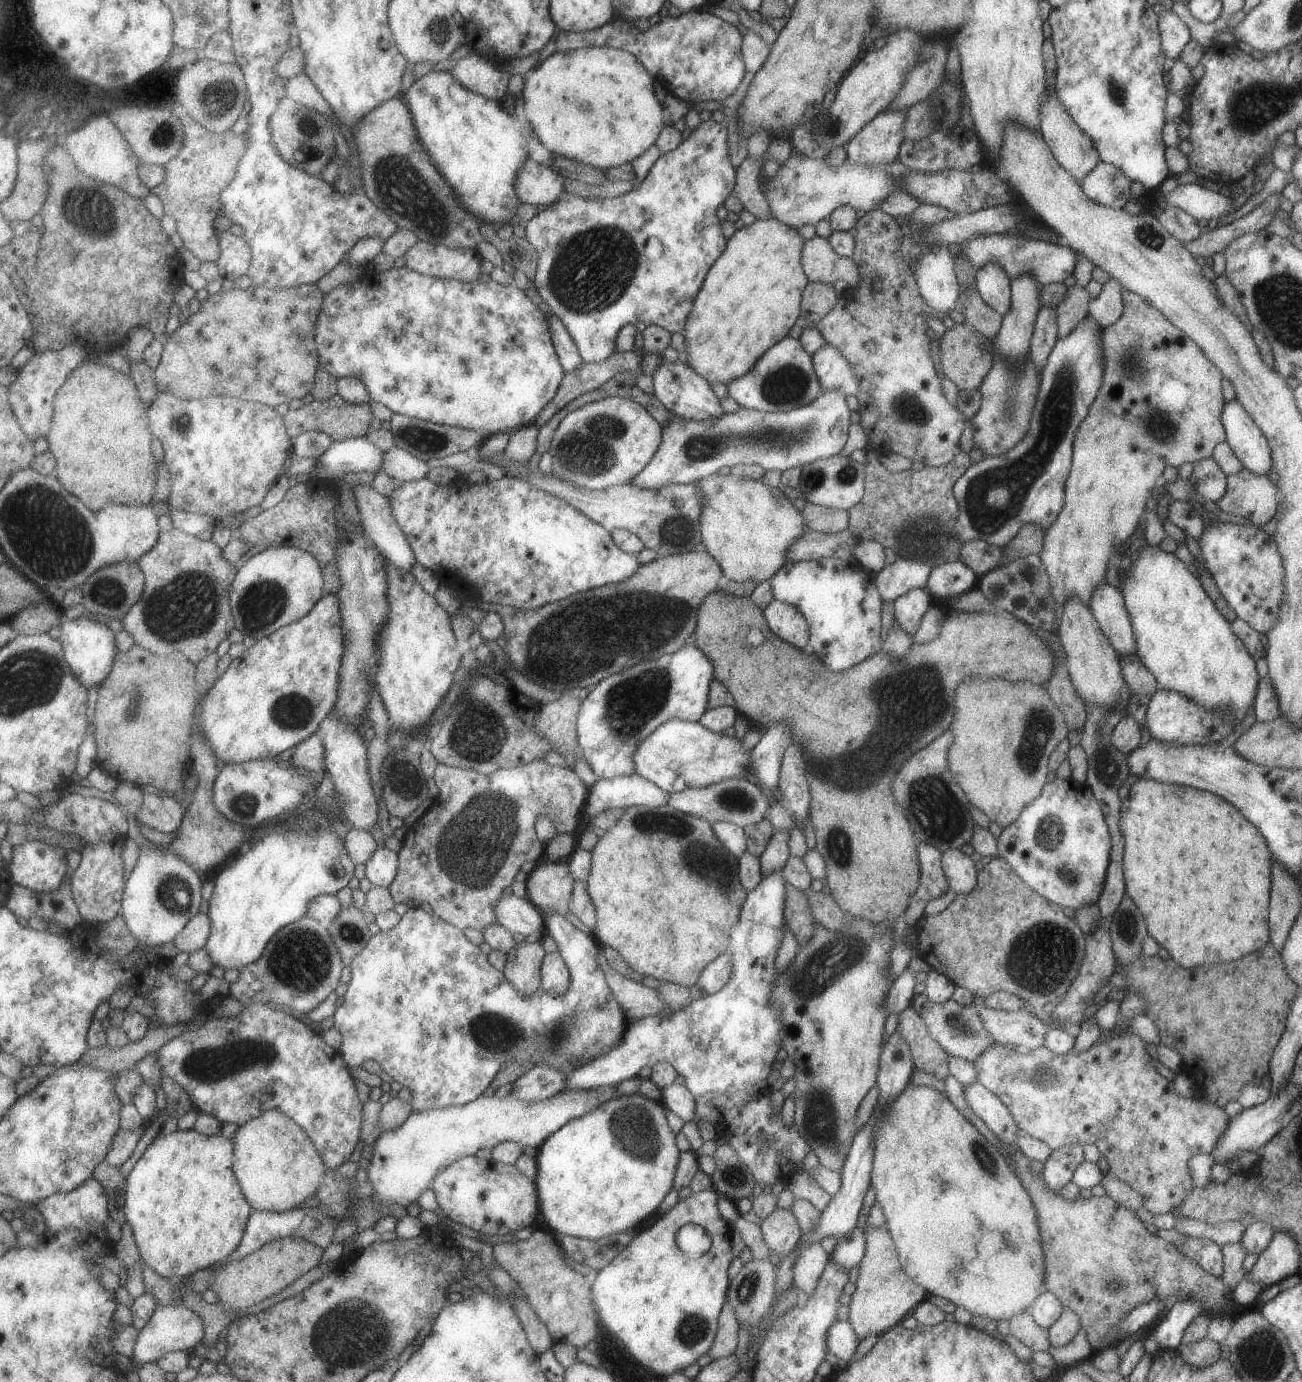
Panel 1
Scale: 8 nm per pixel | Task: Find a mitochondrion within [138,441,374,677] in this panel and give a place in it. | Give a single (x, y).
(188, 605)

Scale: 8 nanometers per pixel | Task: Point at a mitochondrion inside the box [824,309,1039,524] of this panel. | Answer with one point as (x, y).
(1009, 409)

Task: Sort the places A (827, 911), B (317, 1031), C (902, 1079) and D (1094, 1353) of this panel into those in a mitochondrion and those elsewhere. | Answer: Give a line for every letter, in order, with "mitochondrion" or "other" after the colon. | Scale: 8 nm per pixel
A: other
B: other
C: other
D: other

